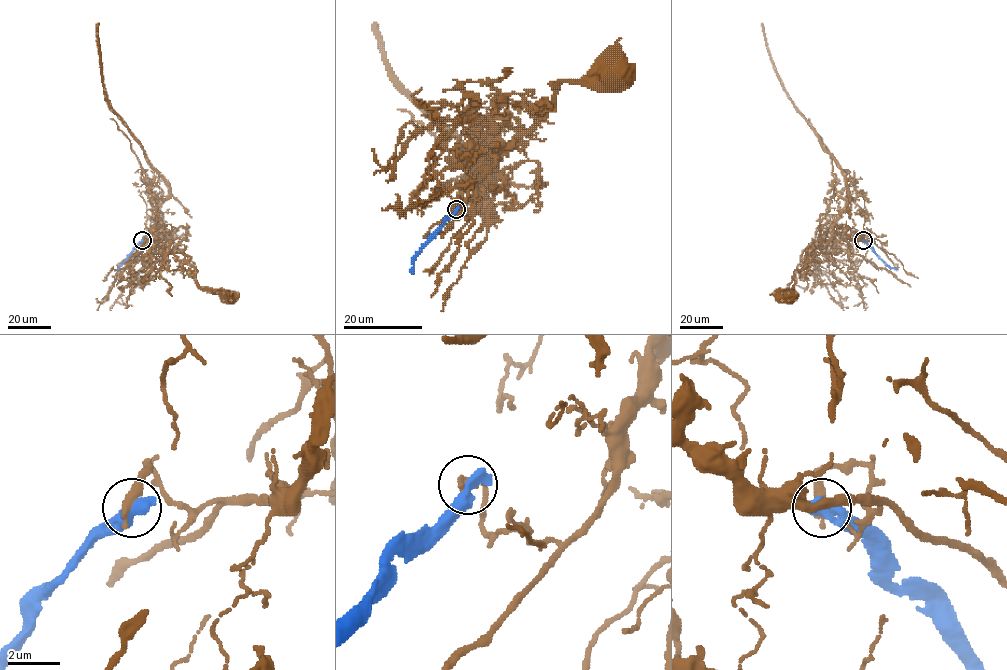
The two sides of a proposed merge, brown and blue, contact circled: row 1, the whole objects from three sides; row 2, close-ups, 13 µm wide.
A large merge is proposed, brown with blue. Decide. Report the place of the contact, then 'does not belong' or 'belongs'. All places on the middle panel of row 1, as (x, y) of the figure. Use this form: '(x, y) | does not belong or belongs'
(456, 209) | does not belong

